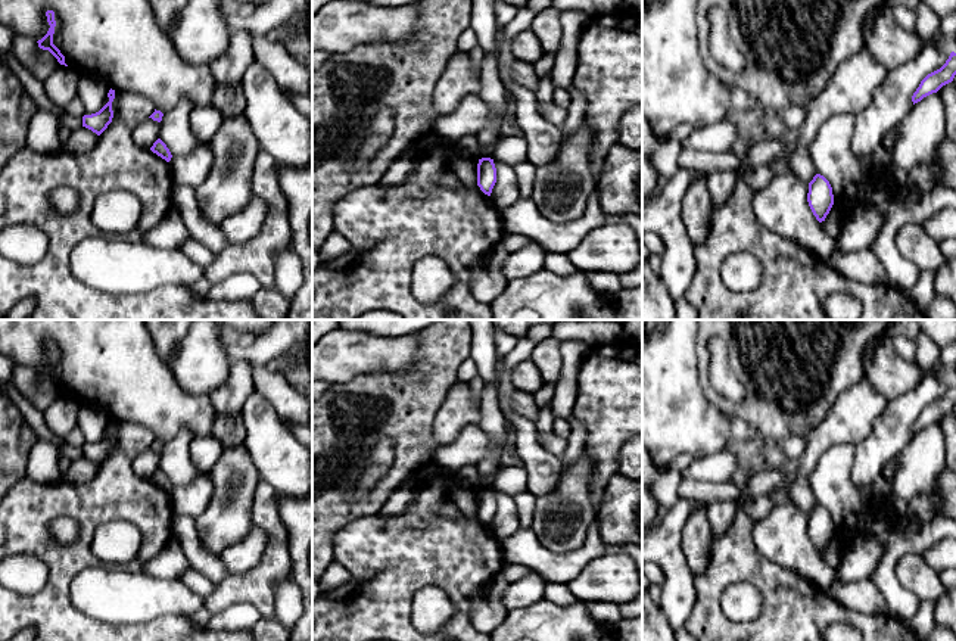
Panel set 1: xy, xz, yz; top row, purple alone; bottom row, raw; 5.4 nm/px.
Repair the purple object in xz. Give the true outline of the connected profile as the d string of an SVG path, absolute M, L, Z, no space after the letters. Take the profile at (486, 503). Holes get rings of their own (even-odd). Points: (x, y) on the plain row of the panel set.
M482 488L477 494L477 516L480 520L491 526L492 519L496 513L496 498L493 494L493 489L491 488Z

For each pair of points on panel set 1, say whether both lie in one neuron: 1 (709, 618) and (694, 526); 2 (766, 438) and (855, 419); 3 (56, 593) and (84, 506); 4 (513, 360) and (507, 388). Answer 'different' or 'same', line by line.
1: different
2: different
3: same
4: same

